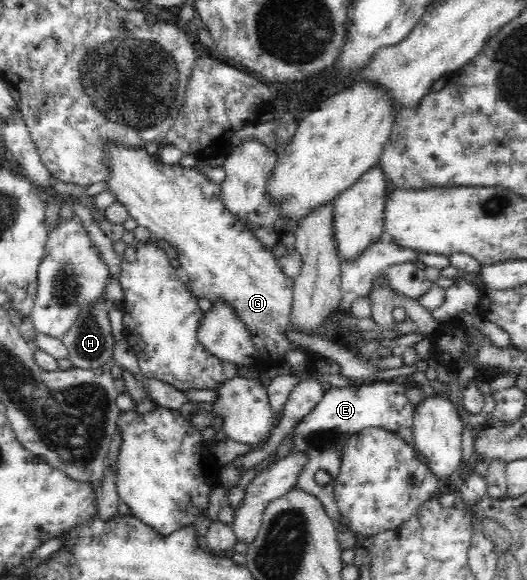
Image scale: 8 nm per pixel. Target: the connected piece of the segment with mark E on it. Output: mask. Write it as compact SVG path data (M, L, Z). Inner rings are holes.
M397 380L394 381L373 381L371 385L363 385L359 388L353 387L332 387L327 390L321 401L315 405L315 409L311 409L311 413L295 427L293 433L294 436L294 450L303 451L307 453L308 465L302 470L299 475L296 486L300 489L307 490L307 492L315 495L322 502L322 505L327 511L328 517L331 517L333 522L338 524L339 527L342 525L347 525L347 519L341 515L339 509L337 508L334 489L335 489L335 479L339 476L341 467L341 455L343 445L345 441L351 434L360 432L366 427L378 427L385 428L386 430L391 430L391 433L398 434L408 445L414 446L414 433L413 433L413 417L416 411L416 405L409 402L407 395L405 395L405 385L399 383ZM323 470L331 476L331 481L327 485L319 485L315 481L316 472Z

